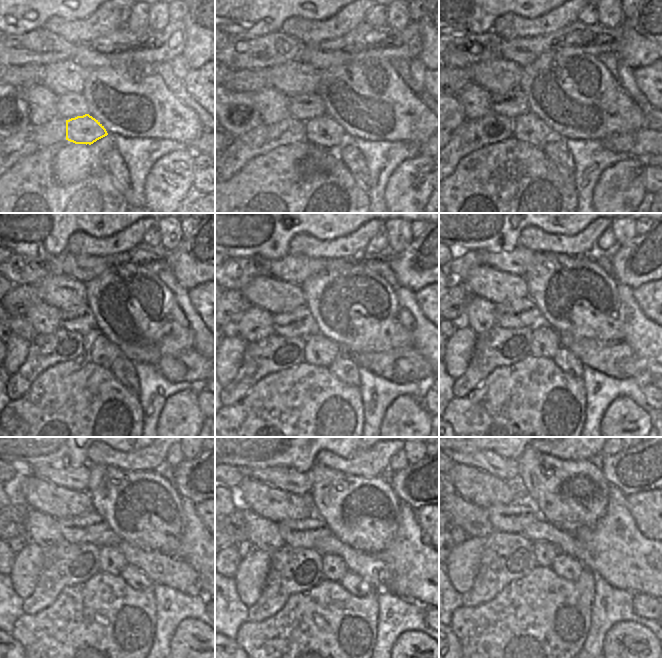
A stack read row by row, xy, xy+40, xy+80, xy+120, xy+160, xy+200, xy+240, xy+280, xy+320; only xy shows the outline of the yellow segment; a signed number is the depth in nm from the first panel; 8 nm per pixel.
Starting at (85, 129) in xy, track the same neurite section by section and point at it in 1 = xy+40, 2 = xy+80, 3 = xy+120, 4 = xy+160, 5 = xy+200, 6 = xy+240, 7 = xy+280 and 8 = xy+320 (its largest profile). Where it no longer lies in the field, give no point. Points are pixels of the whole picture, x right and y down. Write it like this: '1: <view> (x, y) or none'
1: xy+40 (319, 130)
2: xy+80 (530, 127)
3: xy+120 (98, 350)
4: xy+160 (321, 350)
5: xy+200 (545, 343)
6: xy+240 (110, 560)
7: xy+280 (328, 559)
8: xy+320 (545, 552)

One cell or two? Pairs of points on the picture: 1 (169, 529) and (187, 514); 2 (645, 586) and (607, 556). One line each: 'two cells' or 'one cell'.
1: two cells
2: one cell

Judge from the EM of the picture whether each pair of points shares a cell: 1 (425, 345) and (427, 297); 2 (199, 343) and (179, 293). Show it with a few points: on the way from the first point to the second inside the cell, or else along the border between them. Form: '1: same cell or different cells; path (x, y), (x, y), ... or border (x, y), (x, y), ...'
1: different cells; border (414, 297), (421, 312), (428, 320)
2: same cell; path (199, 331), (185, 305)

